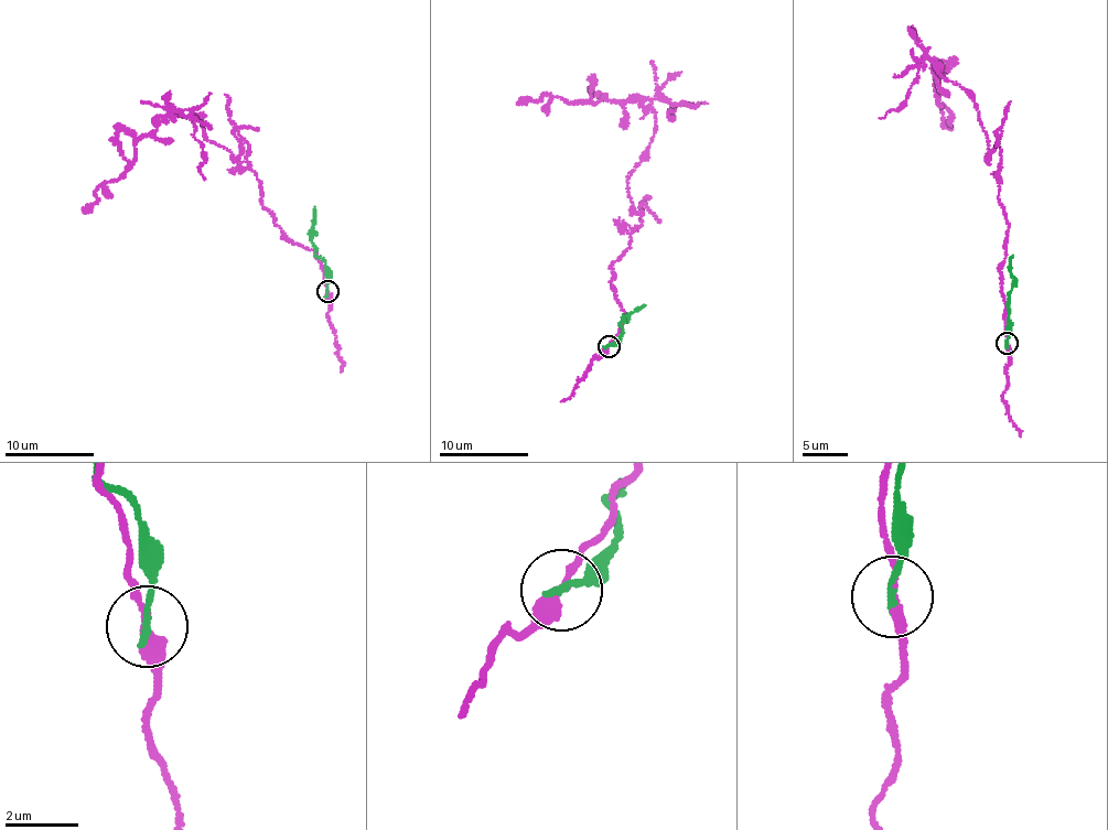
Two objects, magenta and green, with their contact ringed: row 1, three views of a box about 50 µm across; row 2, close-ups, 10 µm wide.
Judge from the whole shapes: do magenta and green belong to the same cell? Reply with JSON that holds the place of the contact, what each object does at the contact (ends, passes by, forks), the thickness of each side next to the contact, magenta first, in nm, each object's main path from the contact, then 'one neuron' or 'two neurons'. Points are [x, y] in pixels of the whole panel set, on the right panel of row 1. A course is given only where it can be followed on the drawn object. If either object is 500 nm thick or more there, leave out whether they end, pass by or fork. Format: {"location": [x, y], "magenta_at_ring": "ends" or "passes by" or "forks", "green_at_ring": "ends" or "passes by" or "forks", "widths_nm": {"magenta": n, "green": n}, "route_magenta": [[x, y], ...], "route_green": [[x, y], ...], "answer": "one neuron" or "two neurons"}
{"location": [1007, 343], "magenta_at_ring": "passes by", "green_at_ring": "ends", "widths_nm": {"magenta": 240, "green": 200}, "route_magenta": [[1008, 343], [1001, 155], [998, 146], [987, 158], [976, 104], [934, 68], [943, 120], [953, 129]], "route_green": [[1008, 343], [1012, 256]], "answer": "two neurons"}

